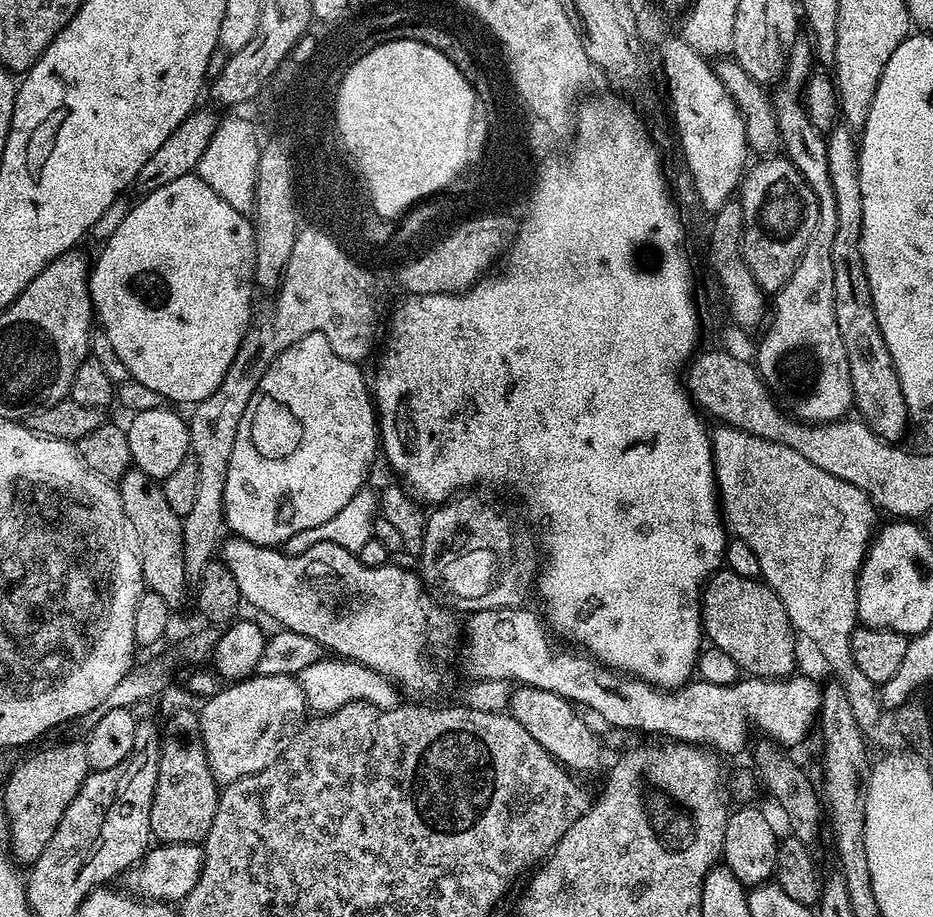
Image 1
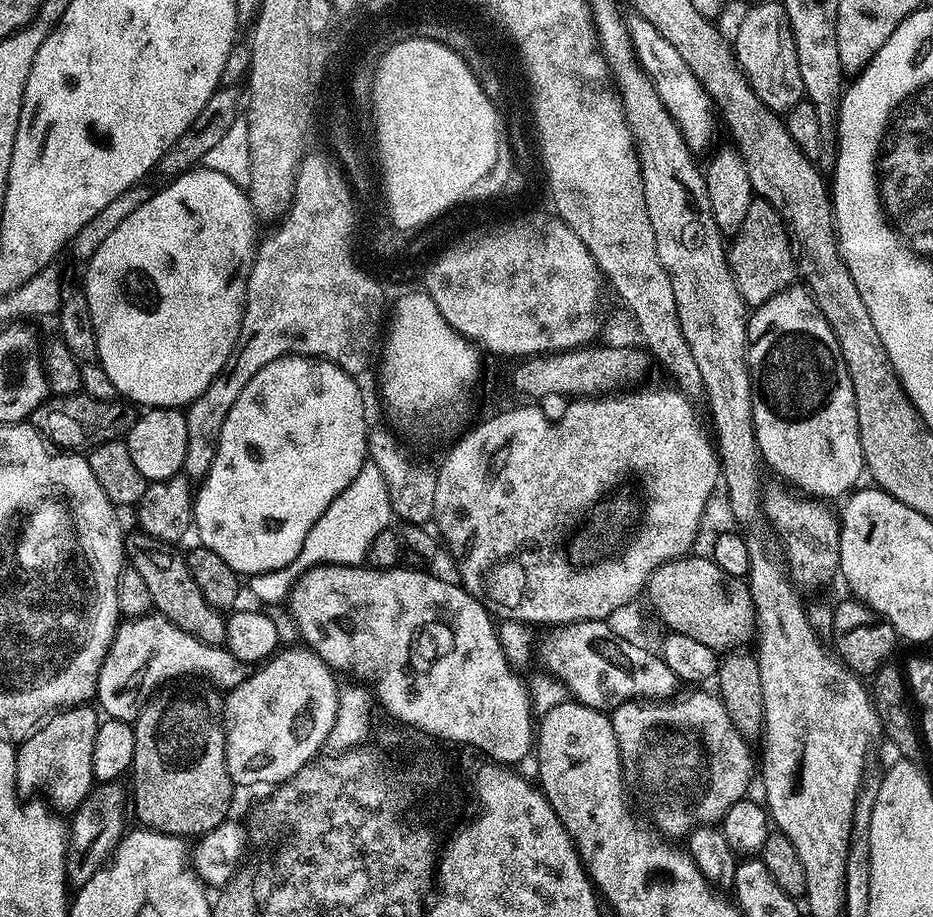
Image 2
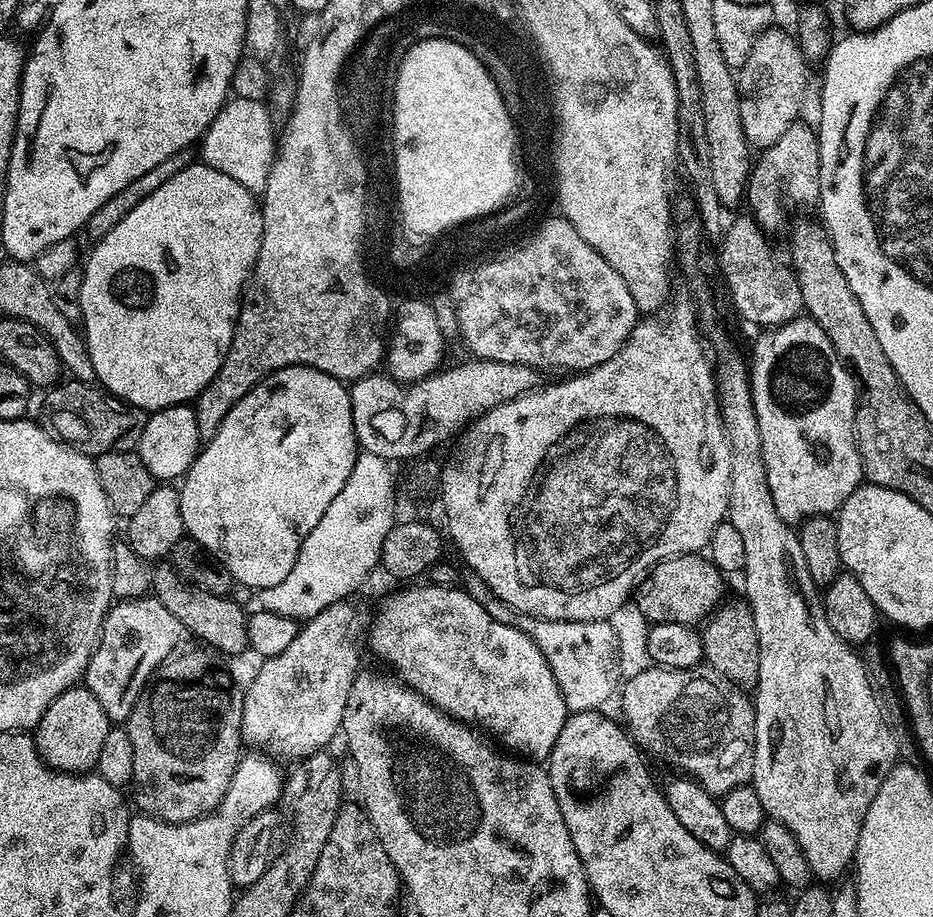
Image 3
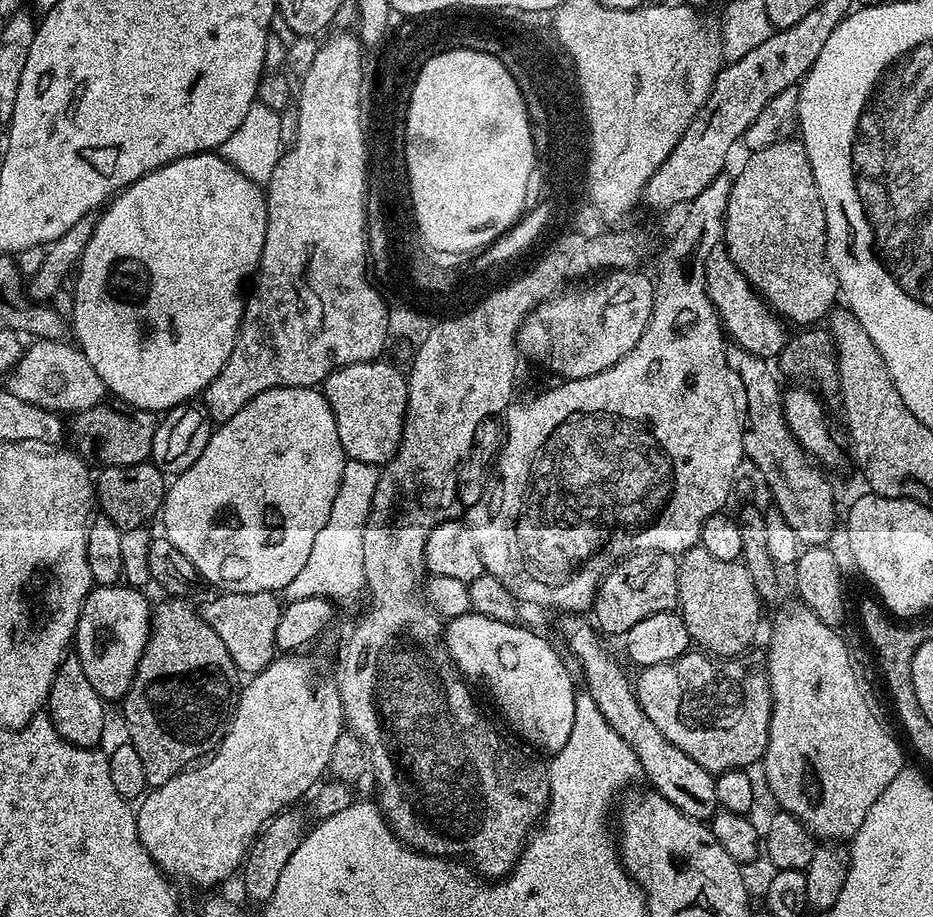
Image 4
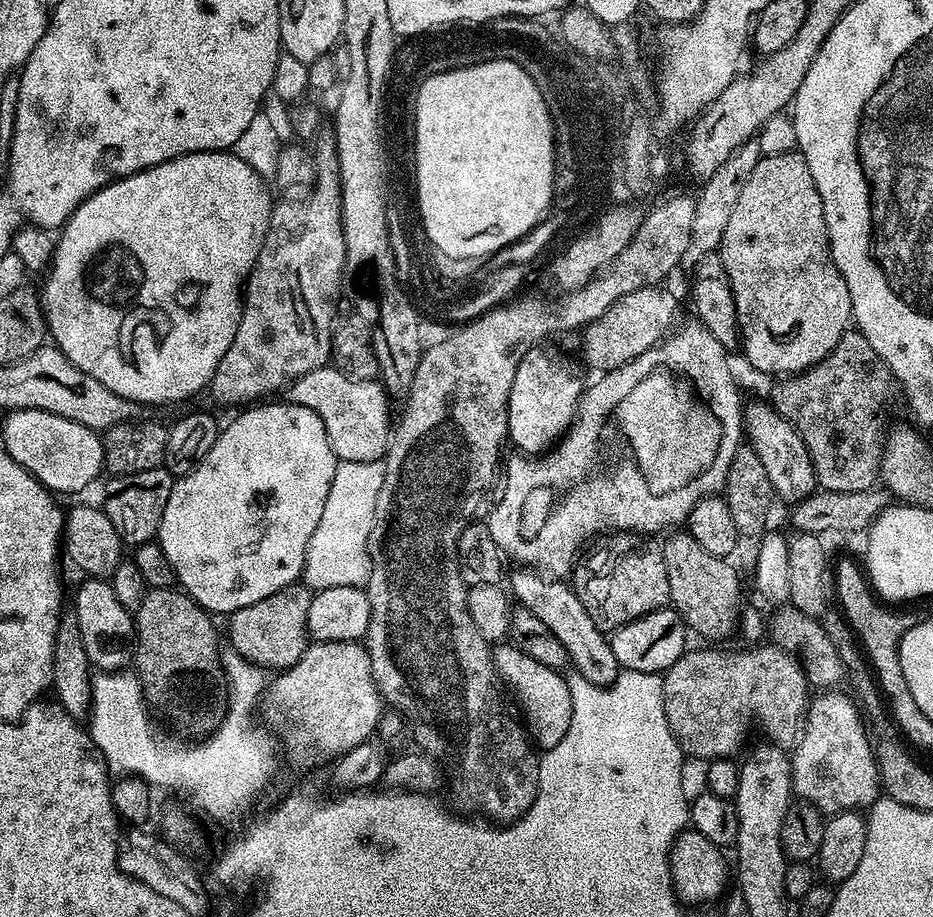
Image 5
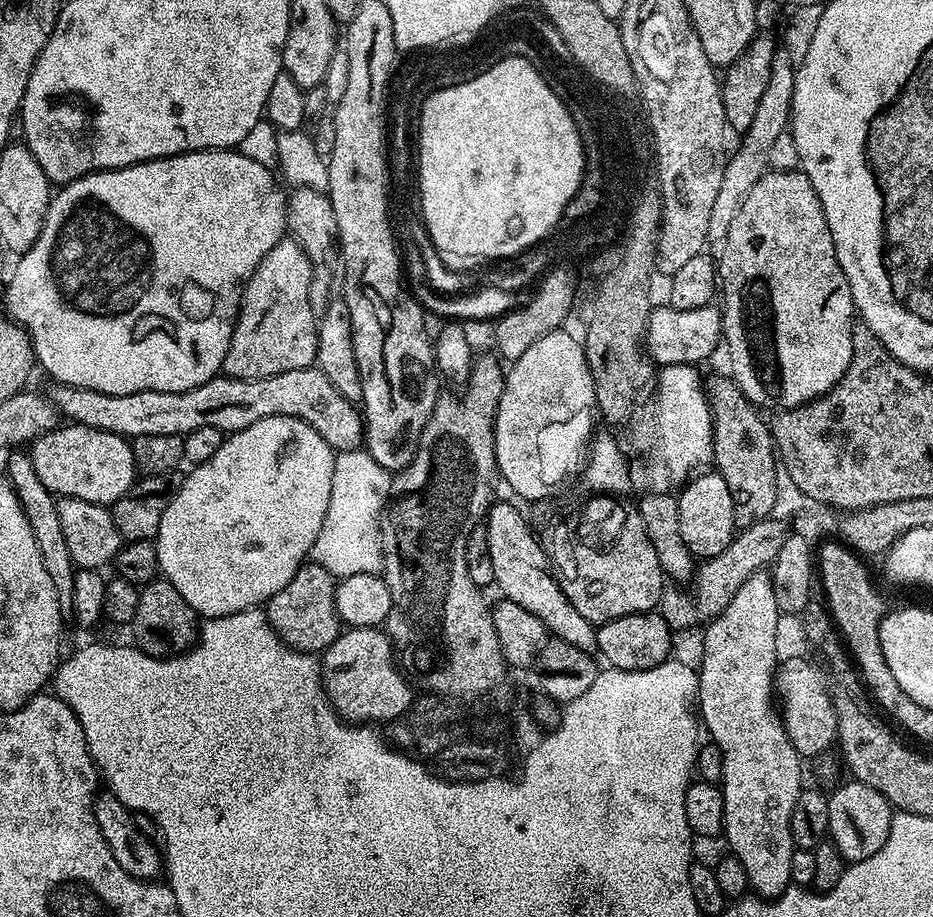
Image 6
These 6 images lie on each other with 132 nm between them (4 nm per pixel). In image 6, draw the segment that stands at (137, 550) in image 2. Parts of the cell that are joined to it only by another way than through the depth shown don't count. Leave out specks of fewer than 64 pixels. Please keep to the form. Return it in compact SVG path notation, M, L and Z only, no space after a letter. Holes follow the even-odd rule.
M305 562L294 578L269 598L266 605L268 621L283 644L298 652L320 654L340 637L342 621L336 612L336 585L330 570L315 562Z

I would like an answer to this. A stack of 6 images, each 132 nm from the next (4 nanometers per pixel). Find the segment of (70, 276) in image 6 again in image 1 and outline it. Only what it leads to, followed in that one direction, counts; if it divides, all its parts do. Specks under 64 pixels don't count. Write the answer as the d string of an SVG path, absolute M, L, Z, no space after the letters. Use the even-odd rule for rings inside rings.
M191 174L180 177L164 186L159 186L152 192L141 195L141 200L131 205L114 234L99 249L100 257L96 264L91 265L88 276L88 293L92 296L94 316L99 327L110 338L110 346L114 346L118 358L126 366L131 379L142 382L142 386L150 386L150 390L158 390L165 401L176 404L195 406L200 401L210 398L214 390L218 390L218 382L226 378L226 370L230 370L230 362L234 362L234 354L238 354L238 346L253 323L252 316L252 288L256 278L256 255L254 254L254 225L245 213L234 210L230 202L218 198L206 182L202 182L199 175Z

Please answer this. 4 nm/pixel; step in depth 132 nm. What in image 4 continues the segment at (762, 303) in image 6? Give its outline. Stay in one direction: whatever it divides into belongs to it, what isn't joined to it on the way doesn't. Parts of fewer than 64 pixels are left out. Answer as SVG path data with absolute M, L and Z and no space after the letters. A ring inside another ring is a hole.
M796 138L774 142L774 146L766 146L766 150L753 152L747 158L749 160L732 180L728 214L724 218L723 247L741 274L785 321L804 324L800 326L815 325L812 323L823 321L837 303L838 285L828 265L826 214L814 182L810 158L803 143Z

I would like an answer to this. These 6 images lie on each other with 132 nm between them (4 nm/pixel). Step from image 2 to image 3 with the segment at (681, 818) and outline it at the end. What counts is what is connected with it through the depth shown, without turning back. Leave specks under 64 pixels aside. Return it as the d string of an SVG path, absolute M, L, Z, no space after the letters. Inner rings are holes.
M659 666L650 667L640 674L625 679L622 687L618 692L618 700L620 698L620 708L624 711L623 723L626 725L626 731L637 745L649 757L657 756L660 760L665 760L668 764L673 764L676 768L681 768L685 777L696 780L711 796L723 798L730 790L734 790L738 786L749 783L752 779L752 771L754 770L754 742L756 741L756 709L753 701L748 700L744 696L745 693L741 691L737 685L732 684L726 678L719 676L714 669L707 666L697 666L695 668L661 668Z

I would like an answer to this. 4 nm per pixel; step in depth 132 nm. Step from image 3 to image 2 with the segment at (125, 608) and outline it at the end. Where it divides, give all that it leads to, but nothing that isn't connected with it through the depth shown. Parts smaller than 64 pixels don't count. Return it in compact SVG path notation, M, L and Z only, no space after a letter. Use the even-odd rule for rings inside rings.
M149 614L137 620L125 619L117 627L100 667L94 700L107 719L134 722L154 693L167 685L164 684L167 680L196 676L192 678L199 678L217 690L231 690L242 686L253 671L253 665L234 658L227 648L202 642L186 634L186 630L178 630L166 617Z

